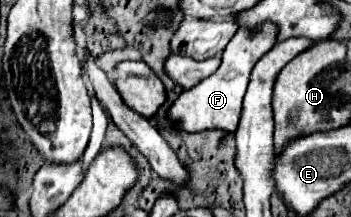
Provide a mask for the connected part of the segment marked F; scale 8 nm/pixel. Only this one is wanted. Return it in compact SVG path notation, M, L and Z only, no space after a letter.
M266 28L266 32L258 32L258 36L246 36L246 32L236 32L222 54L220 68L202 82L198 82L194 88L184 90L168 108L168 120L180 124L180 130L184 132L200 132L208 128L222 128L234 132L240 120L242 98L248 86L250 72L254 64L260 60L260 56L266 54L274 44L276 42L274 36L270 36L270 28Z

